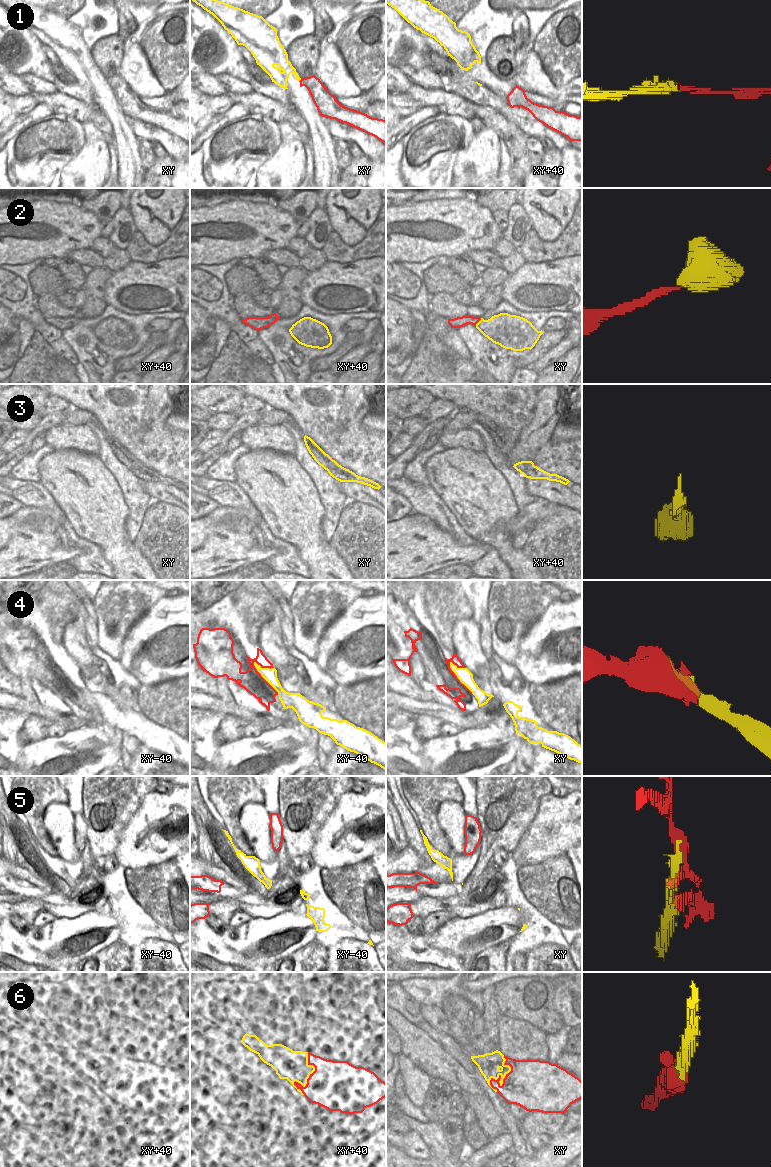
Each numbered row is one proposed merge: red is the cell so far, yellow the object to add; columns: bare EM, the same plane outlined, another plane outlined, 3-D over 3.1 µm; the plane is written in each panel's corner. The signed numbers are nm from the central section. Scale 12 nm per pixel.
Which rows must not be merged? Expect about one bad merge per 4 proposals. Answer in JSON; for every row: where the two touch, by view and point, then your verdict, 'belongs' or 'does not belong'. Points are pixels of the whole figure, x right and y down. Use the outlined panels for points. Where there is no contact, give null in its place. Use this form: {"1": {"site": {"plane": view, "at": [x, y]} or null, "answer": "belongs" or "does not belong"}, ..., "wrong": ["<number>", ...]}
{"1": {"site": {"plane": "xy", "at": [301, 79]}, "answer": "does not belong"}, "2": {"site": {"plane": "xy", "at": [478, 321]}, "answer": "belongs"}, "3": {"site": null, "answer": "belongs"}, "4": {"site": {"plane": "xy-40", "at": [263, 678]}, "answer": "belongs"}, "5": {"site": null, "answer": "does not belong"}, "6": {"site": {"plane": "xy", "at": [504, 1078]}, "answer": "belongs"}, "wrong": ["1", "5"]}

